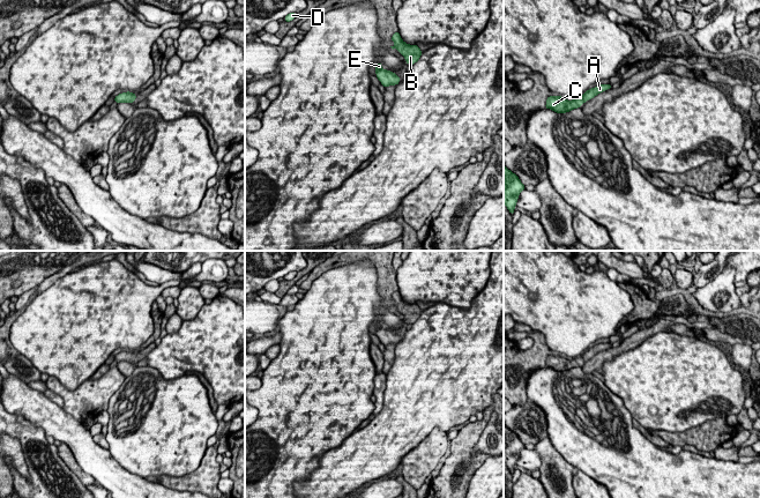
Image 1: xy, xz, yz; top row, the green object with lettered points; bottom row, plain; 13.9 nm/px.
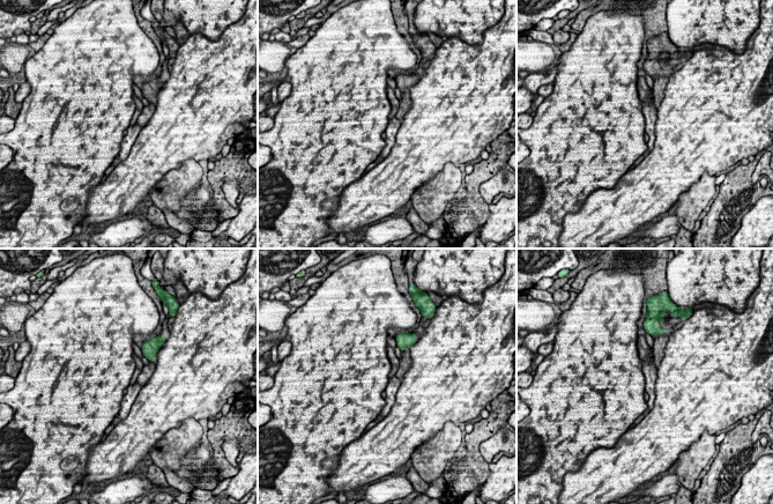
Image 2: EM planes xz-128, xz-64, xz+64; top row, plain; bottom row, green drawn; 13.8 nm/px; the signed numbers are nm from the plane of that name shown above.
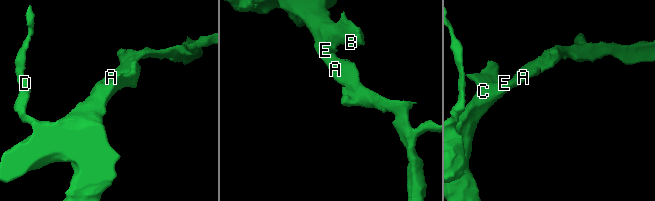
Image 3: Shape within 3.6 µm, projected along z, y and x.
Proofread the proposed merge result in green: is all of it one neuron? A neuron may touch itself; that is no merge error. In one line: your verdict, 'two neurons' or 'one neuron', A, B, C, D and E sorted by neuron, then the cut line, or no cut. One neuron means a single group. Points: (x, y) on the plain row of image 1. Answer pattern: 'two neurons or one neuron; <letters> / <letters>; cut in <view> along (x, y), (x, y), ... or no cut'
one neuron; A B C D E; no cut

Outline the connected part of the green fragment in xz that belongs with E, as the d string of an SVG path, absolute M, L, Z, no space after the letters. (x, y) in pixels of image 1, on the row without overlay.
M380 321L375 324L375 329L377 329L375 335L379 337L379 340L385 347L387 347L390 343L396 344L400 342L401 336L388 328L383 329L382 324Z

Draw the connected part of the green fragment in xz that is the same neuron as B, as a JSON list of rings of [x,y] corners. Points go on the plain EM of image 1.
[[[395,291],[392,295],[392,299],[395,302],[394,305],[390,305],[393,309],[396,306],[398,312],[405,317],[405,321],[413,324],[417,321],[422,314],[422,310],[417,304],[409,304],[404,302],[400,295],[400,291]]]

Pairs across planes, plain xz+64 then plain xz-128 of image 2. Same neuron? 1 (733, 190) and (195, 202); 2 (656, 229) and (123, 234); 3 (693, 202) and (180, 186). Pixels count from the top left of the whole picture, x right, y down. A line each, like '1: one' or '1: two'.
1: two
2: one
3: one

